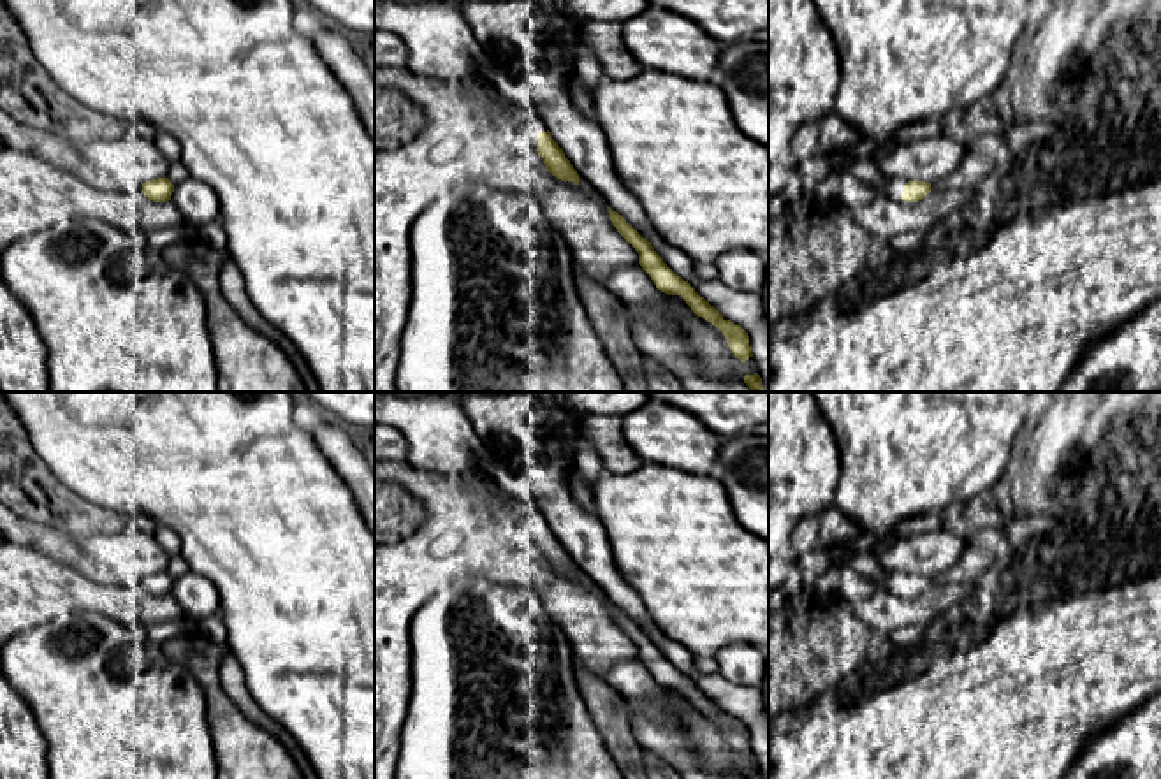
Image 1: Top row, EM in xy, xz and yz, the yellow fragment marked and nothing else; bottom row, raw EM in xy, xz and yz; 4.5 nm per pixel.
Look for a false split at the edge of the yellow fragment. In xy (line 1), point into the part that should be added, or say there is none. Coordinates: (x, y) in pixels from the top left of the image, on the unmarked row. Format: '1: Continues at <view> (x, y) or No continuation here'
1: No continuation here

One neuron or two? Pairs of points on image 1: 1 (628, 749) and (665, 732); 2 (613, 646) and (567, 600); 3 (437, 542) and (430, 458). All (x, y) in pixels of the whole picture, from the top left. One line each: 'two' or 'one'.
1: one
2: one
3: two

